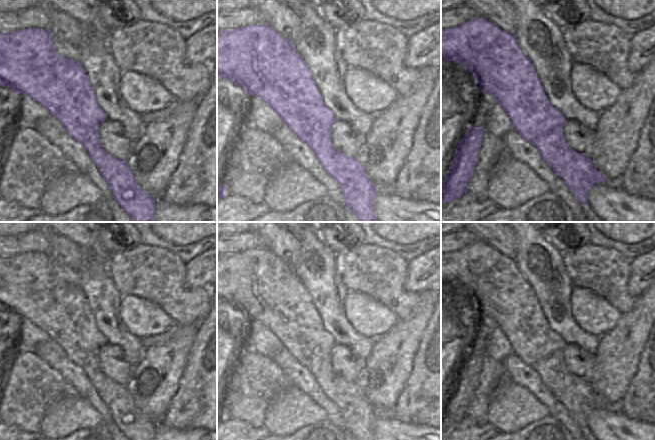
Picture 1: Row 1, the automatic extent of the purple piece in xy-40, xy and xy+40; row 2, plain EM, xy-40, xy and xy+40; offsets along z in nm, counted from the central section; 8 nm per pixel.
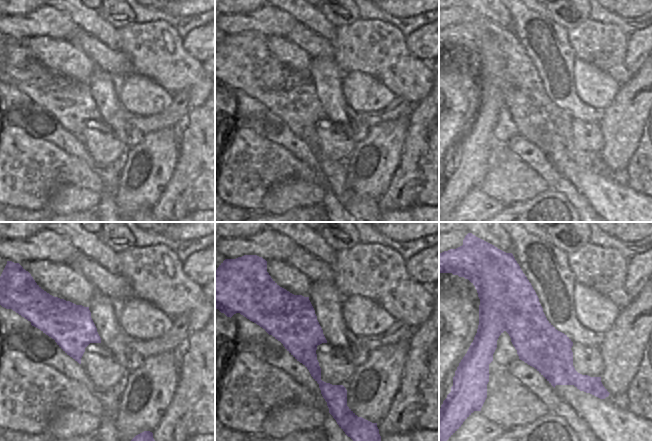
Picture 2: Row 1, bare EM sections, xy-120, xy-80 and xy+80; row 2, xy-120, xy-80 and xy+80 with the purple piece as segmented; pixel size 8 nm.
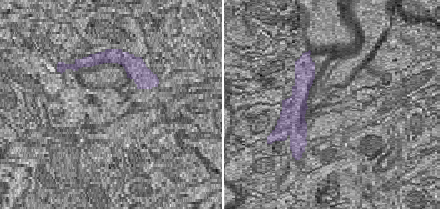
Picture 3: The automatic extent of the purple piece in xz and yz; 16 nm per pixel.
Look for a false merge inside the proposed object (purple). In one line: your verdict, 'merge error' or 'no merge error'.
merge error

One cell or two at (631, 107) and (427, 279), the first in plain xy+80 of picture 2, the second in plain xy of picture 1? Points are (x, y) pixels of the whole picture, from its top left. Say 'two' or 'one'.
two

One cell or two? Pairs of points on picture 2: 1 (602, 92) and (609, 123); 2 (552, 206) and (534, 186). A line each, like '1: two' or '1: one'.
1: two
2: two

